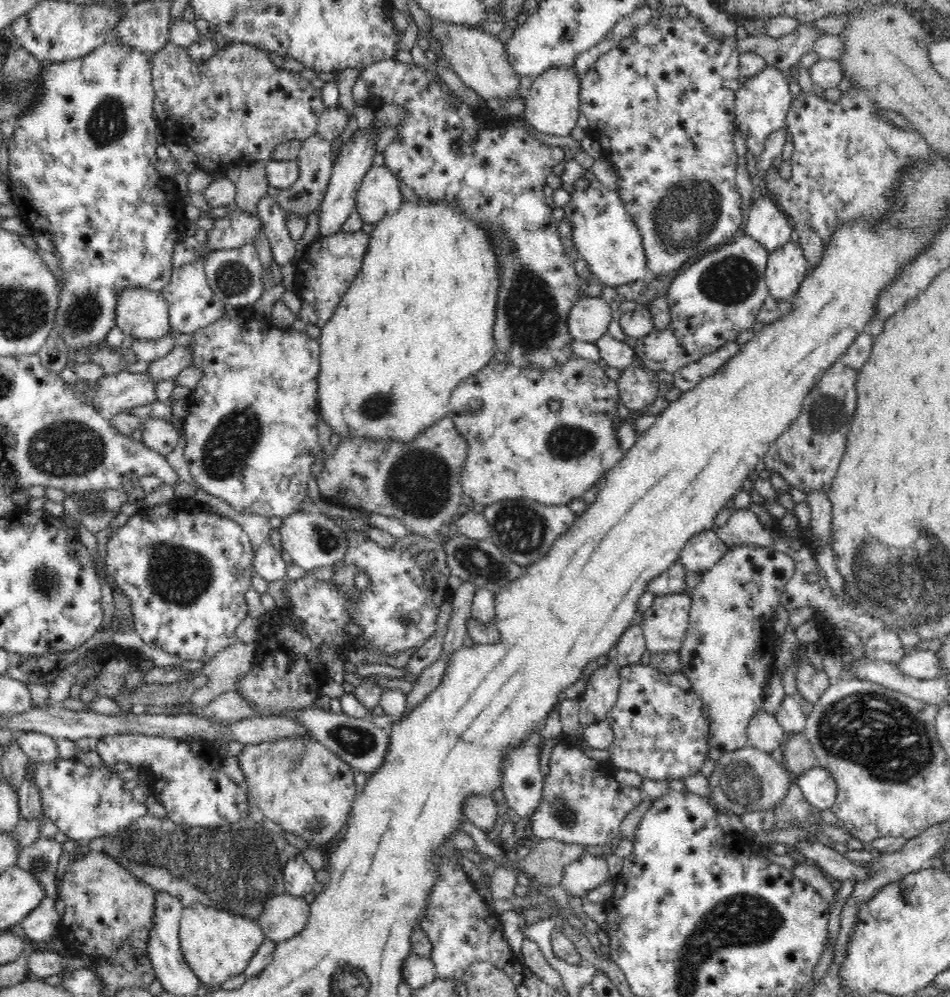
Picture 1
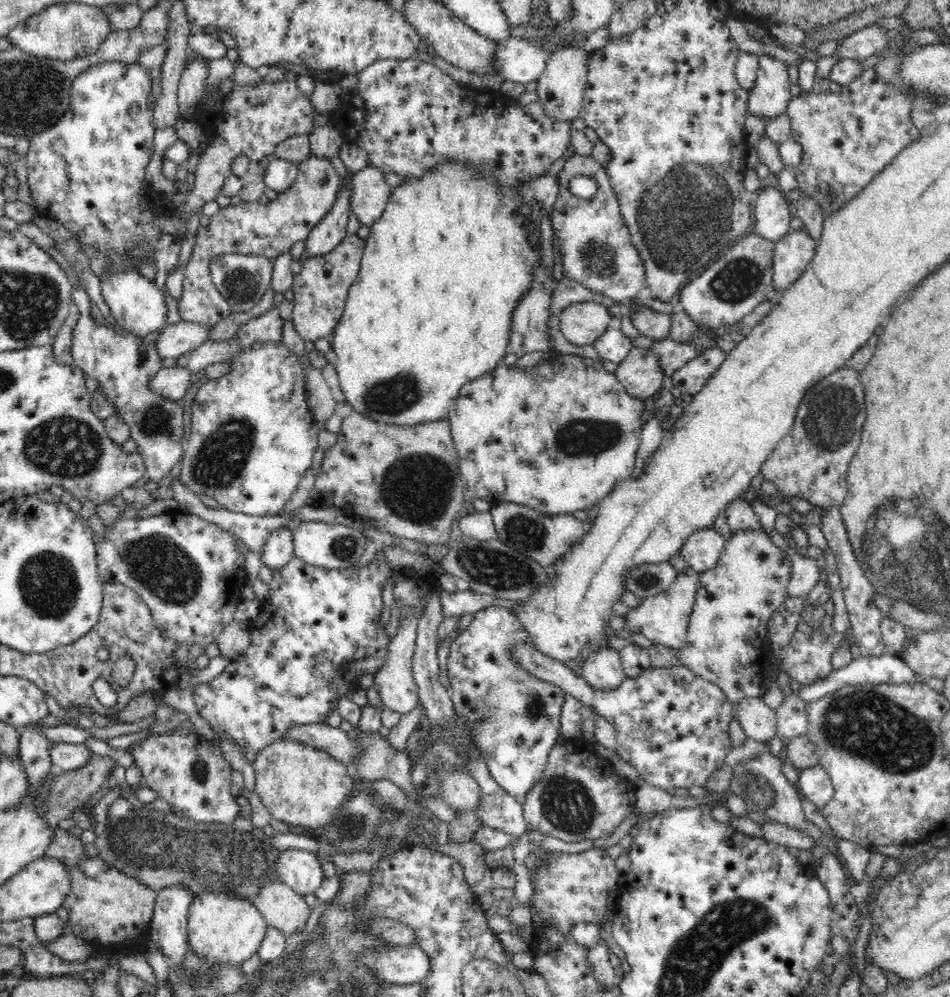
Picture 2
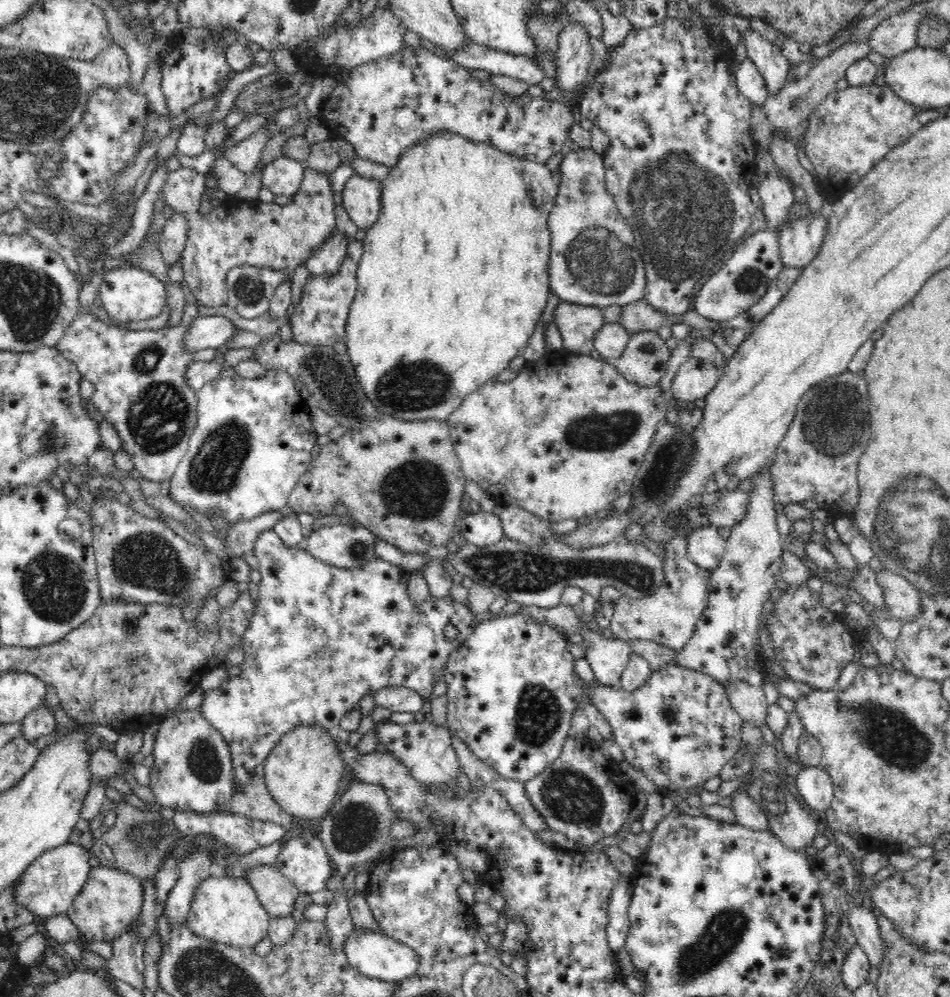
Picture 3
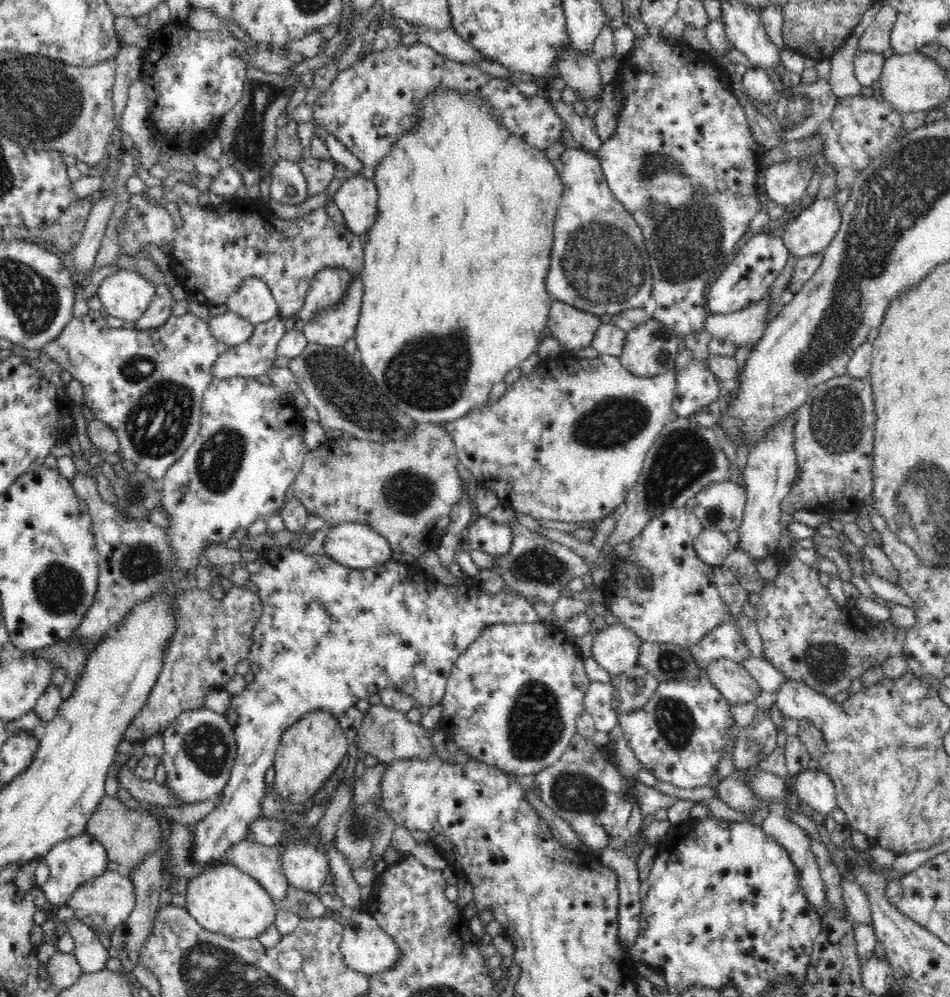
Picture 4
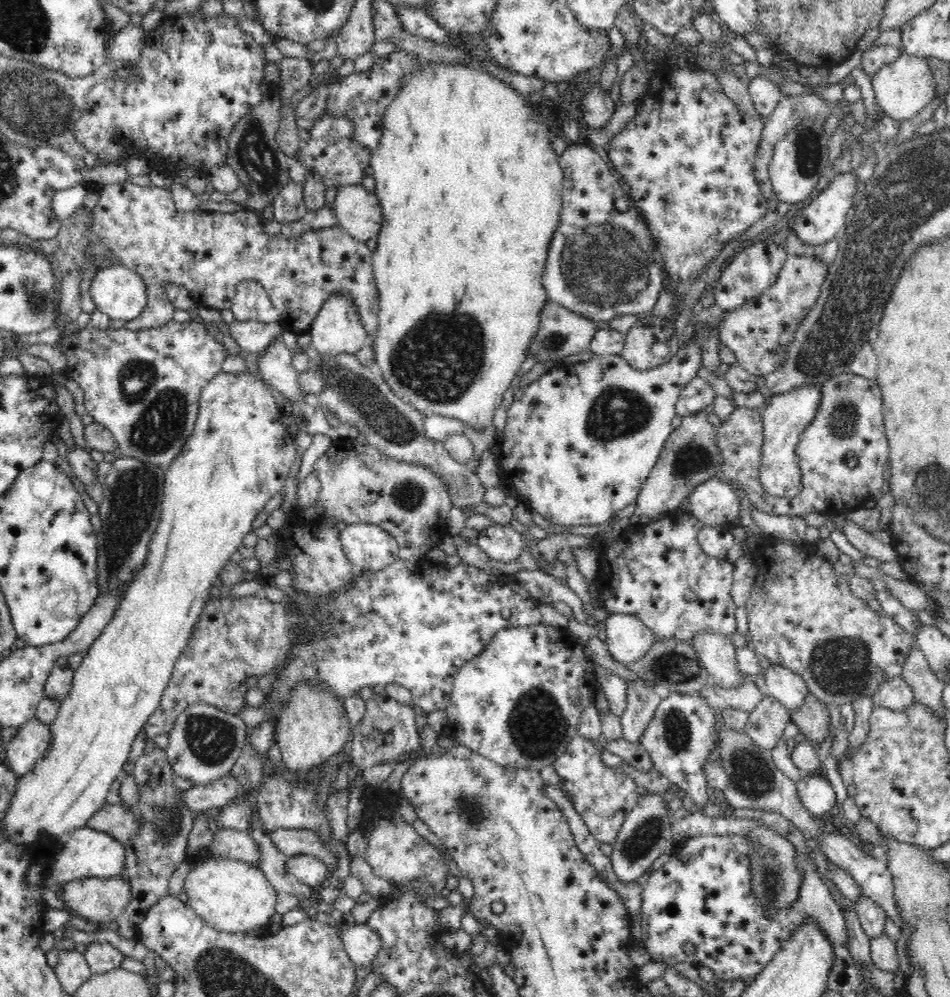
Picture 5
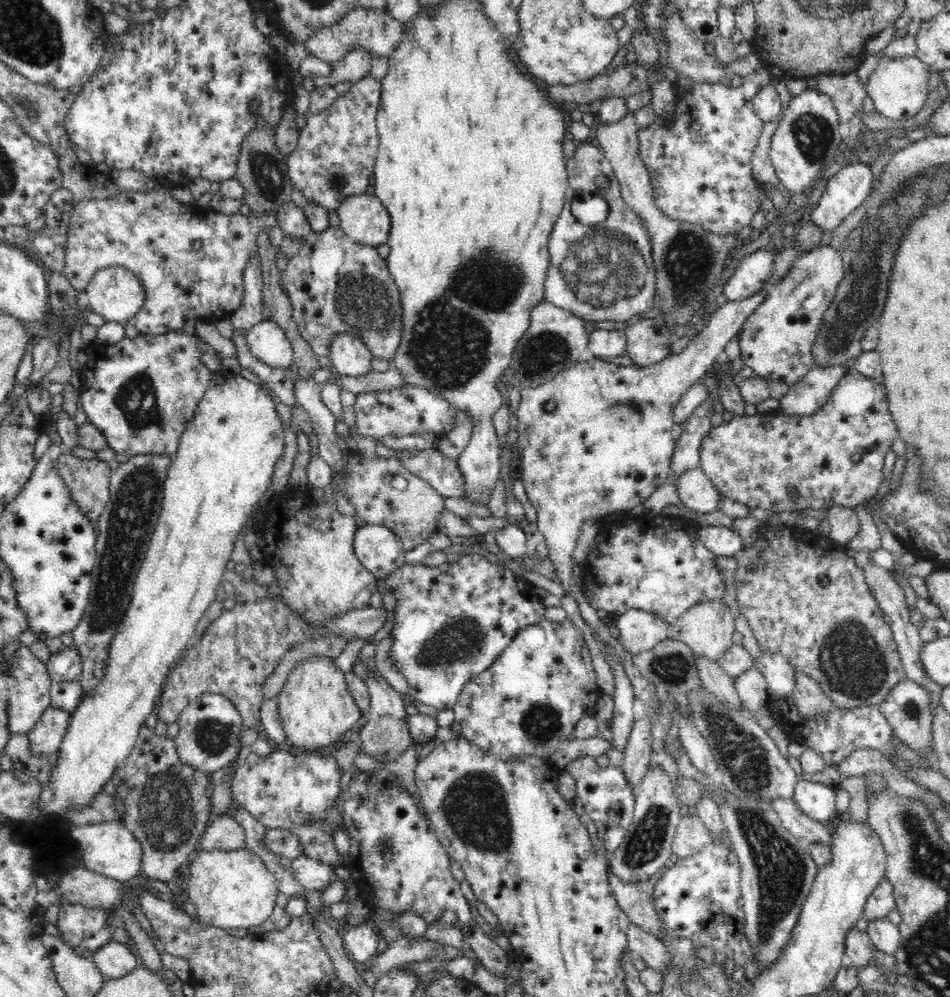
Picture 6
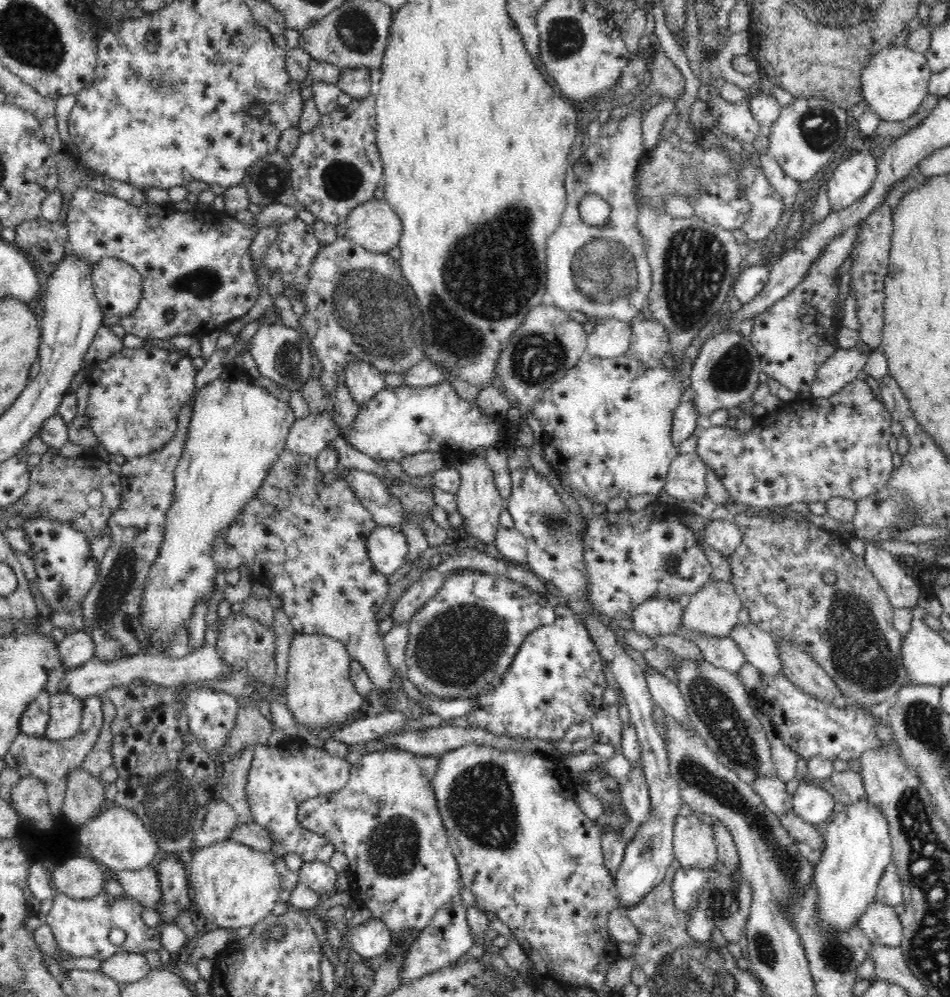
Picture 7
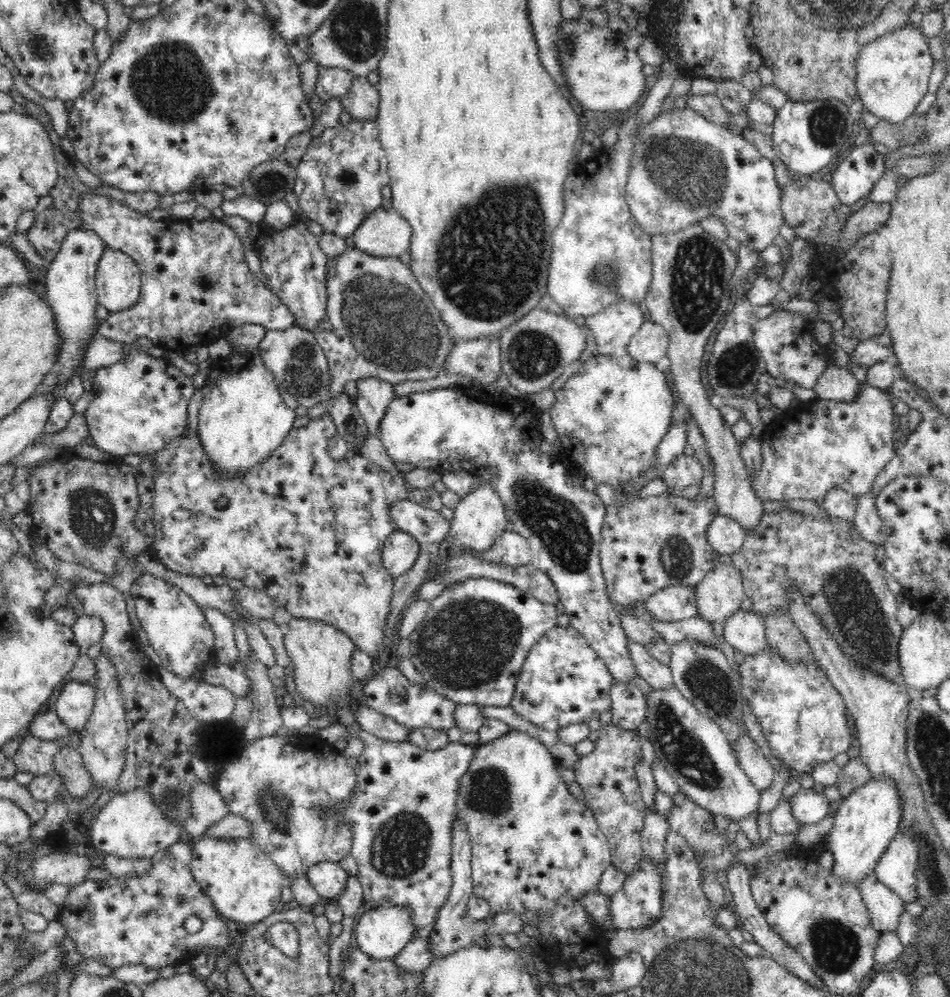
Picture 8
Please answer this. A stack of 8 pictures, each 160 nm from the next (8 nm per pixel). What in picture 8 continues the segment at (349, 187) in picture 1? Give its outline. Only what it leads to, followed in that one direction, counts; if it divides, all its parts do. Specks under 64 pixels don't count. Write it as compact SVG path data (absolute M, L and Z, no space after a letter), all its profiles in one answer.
M376 376L359 378L356 385L357 398L355 407L364 417L370 435L379 438L380 421L388 403L394 398L394 386Z

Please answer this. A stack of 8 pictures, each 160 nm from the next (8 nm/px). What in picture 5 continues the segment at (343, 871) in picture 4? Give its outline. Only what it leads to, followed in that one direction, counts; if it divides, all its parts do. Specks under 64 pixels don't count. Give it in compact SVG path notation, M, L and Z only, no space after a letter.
M279 829L270 834L271 840L280 852L289 857L312 855L318 857L330 873L336 874L339 860L334 851L326 847L323 839L312 830Z

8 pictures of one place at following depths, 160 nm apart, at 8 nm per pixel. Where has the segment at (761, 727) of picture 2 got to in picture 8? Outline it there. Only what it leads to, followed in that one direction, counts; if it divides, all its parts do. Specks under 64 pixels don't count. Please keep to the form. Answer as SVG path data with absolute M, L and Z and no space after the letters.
M718 563L696 586L696 606L700 618L726 622L740 610L745 590L740 571L732 564Z

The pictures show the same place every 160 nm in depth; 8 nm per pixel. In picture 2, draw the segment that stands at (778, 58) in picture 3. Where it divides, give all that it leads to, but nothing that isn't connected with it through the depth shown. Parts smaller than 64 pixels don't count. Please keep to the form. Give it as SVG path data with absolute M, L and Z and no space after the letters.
M769 54L758 55L758 62L755 85L748 91L748 114L768 121L787 112L791 101L788 65Z

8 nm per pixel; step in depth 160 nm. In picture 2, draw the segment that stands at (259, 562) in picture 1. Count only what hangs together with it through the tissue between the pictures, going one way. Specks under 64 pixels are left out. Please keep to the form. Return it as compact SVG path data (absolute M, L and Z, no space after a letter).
M283 523L278 525L265 540L260 557L264 566L271 571L280 570L282 566L286 566L295 557L293 531Z

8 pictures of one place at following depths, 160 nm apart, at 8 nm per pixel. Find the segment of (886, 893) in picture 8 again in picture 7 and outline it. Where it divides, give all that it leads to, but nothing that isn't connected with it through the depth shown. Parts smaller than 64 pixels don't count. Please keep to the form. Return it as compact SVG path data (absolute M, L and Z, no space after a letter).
M872 900L858 922L863 933L872 943L887 947L899 947L903 926L894 906Z

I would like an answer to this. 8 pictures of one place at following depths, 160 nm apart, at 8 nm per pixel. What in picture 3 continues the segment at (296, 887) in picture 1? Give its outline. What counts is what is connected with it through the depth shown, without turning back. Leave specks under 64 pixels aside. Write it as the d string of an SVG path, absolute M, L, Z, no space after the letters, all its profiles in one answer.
M306 831L299 838L284 842L274 865L297 886L301 893L309 895L326 889L326 882L334 872L334 864L329 858L322 839Z

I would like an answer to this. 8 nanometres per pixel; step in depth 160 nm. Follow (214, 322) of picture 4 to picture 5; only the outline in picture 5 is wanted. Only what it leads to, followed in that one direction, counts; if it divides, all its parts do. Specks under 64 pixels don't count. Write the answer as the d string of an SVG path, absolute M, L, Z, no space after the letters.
M234 319L229 324L230 336L242 351L262 354L270 344L274 344L274 338L280 338L284 332L279 321L266 324L260 321L240 322Z

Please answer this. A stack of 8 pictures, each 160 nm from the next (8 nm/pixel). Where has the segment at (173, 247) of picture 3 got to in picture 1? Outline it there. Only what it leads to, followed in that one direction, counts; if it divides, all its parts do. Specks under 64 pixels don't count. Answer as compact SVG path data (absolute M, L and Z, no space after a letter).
M169 40L153 54L151 71L155 92L153 110L164 138L195 152L195 168L210 175L224 173L233 160L249 163L272 160L271 154L279 144L292 139L303 141L316 133L318 120L327 109L321 88L314 88L300 73L276 67L266 49L244 41L229 41L227 46L218 47L208 60L194 63L186 47Z

